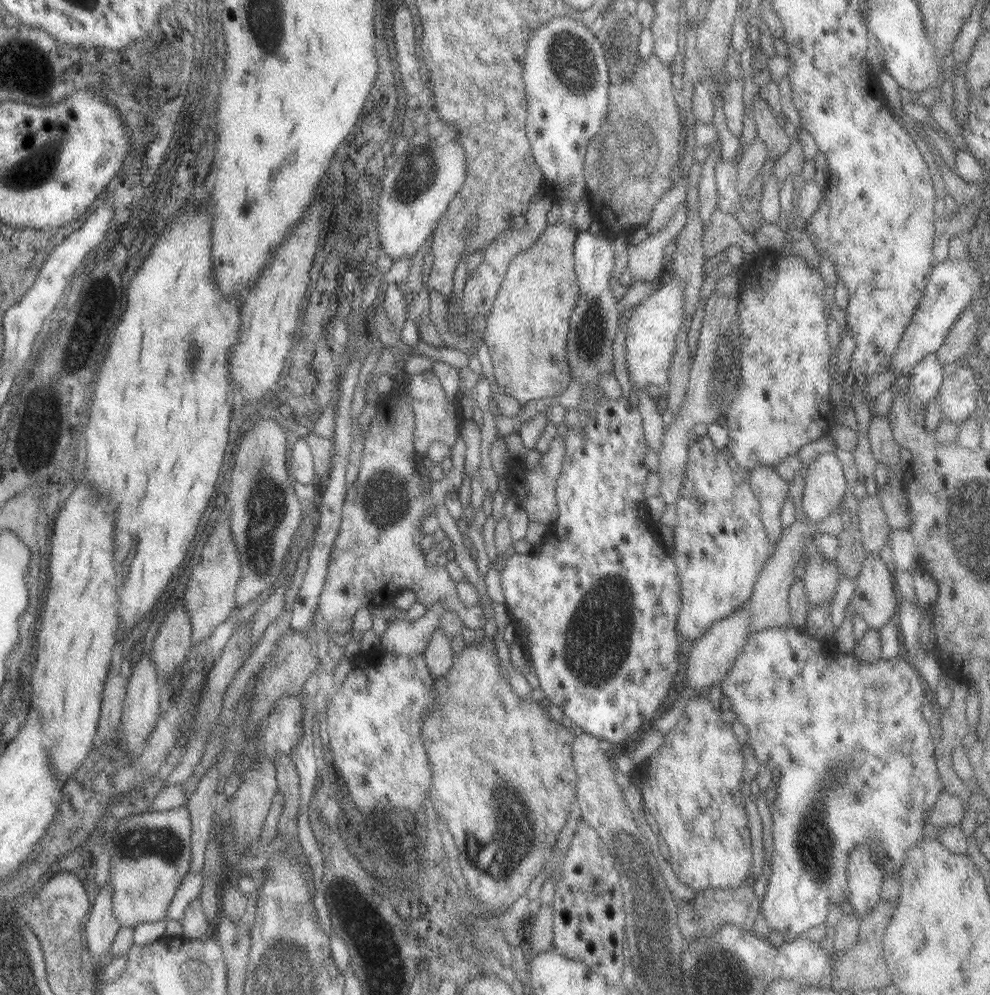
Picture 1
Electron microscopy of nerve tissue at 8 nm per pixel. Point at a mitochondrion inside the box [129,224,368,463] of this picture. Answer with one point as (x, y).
(196, 353)

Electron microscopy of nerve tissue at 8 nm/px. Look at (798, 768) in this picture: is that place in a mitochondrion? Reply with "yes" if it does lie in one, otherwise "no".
no

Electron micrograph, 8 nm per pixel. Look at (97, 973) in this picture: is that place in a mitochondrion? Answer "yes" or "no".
no

